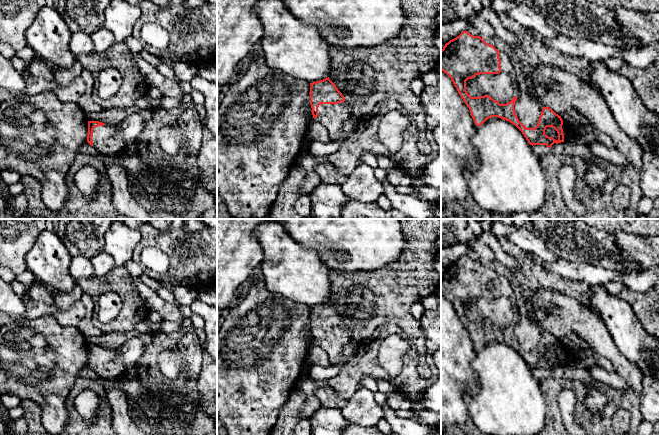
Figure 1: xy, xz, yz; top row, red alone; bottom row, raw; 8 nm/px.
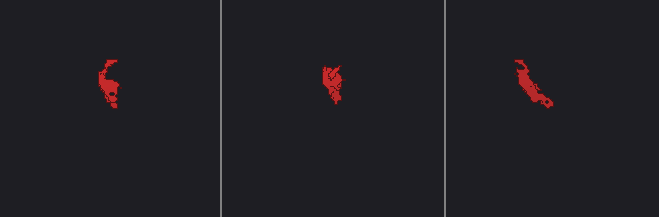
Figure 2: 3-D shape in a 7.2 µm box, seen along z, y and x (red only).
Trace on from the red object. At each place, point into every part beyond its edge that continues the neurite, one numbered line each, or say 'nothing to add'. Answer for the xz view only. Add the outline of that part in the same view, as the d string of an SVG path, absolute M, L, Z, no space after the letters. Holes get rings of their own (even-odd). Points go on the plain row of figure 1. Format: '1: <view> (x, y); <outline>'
1: xz (332, 340); M344 325L338 328L320 328L318 340L313 344L327 352L331 364L338 364L342 361L342 347L350 341L350 329Z

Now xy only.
1: xy (108, 364); M117 349L95 351L92 364L93 371L109 381L117 379L127 370Z

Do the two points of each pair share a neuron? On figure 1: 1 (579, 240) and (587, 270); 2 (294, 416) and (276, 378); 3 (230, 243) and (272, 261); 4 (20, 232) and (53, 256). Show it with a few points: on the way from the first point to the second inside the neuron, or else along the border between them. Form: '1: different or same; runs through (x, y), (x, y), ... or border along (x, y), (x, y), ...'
1: different; border along (562, 257), (570, 261), (600, 265), (607, 270)
2: different; border along (293, 390), (289, 398), (282, 405), (276, 421)
3: different; border along (254, 235), (262, 252), (262, 261), (257, 272)
4: different; border along (45, 229), (26, 254), (26, 264)

